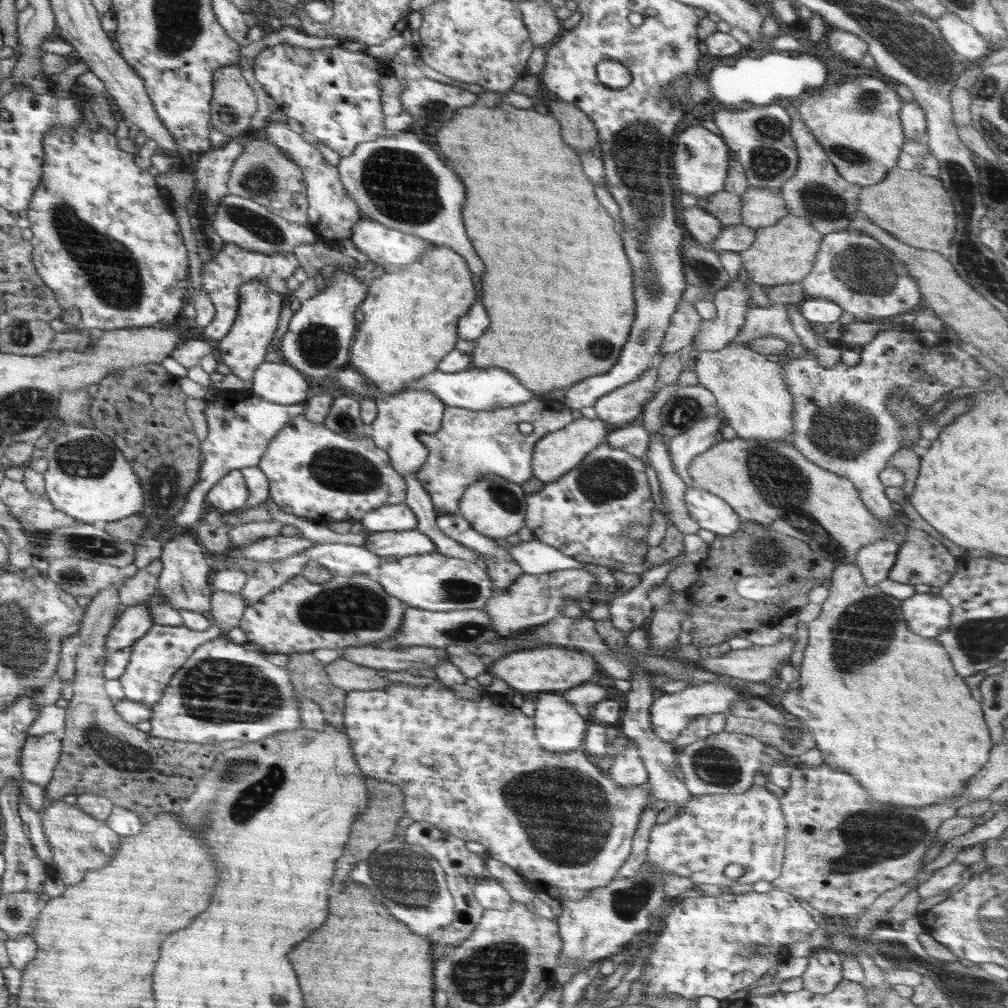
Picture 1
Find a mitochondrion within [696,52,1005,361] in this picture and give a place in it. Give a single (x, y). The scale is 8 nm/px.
(860, 270)

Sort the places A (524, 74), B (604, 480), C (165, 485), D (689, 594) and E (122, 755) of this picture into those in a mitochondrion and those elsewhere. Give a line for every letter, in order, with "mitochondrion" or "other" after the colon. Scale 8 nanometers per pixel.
A: other
B: mitochondrion
C: mitochondrion
D: other
E: mitochondrion

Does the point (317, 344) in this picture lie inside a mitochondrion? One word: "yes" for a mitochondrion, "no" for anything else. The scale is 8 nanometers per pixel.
yes

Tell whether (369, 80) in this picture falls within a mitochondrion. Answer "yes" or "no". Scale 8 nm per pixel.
no

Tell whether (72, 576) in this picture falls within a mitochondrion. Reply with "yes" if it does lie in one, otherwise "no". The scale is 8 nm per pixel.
yes

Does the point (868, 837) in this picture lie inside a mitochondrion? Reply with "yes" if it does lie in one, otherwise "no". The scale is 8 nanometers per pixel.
yes

